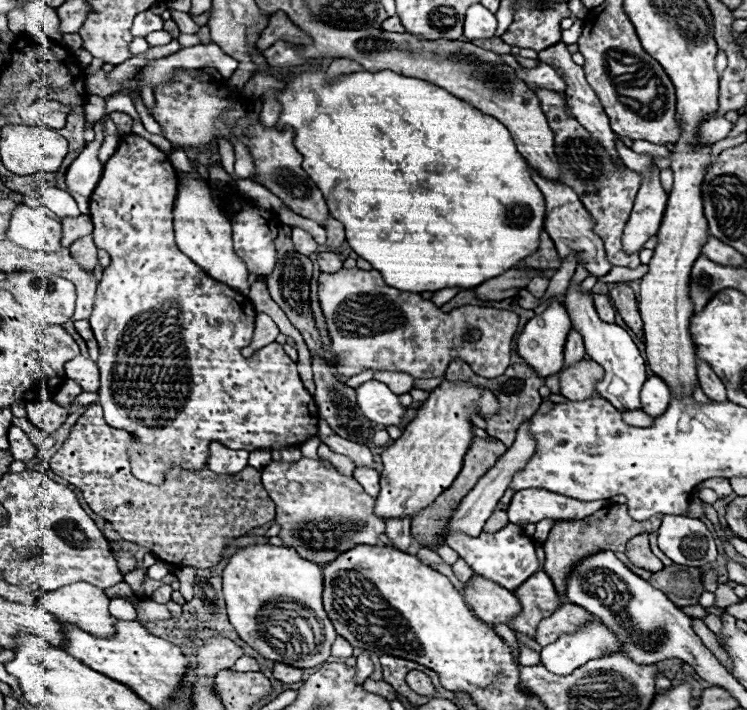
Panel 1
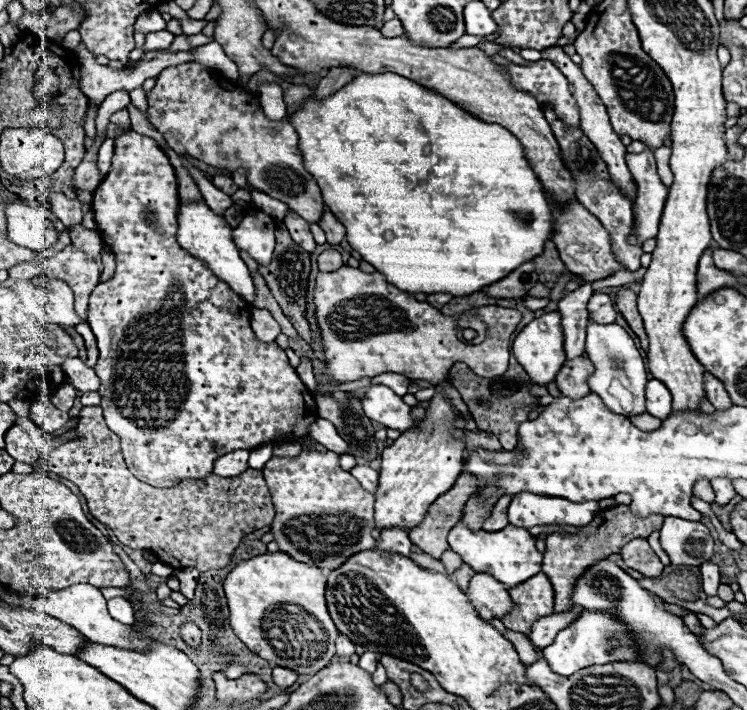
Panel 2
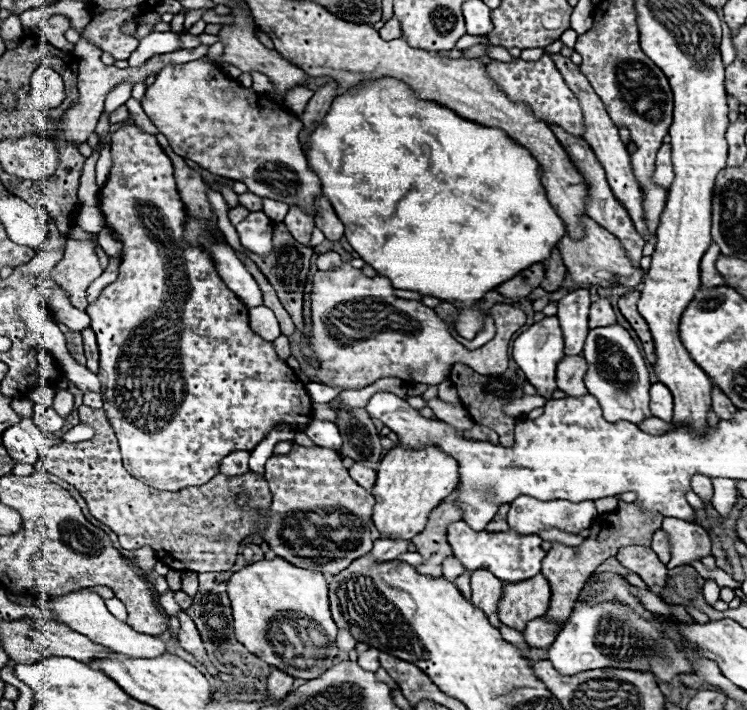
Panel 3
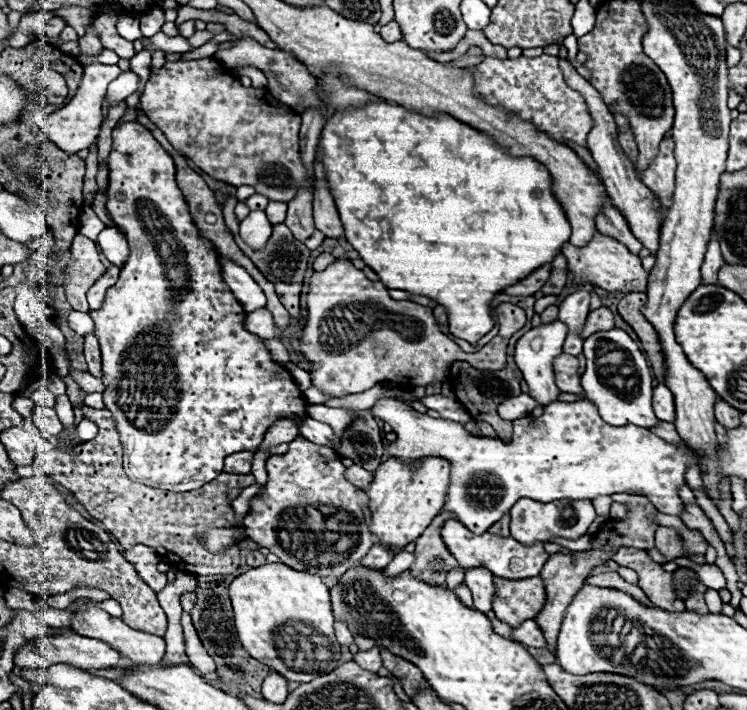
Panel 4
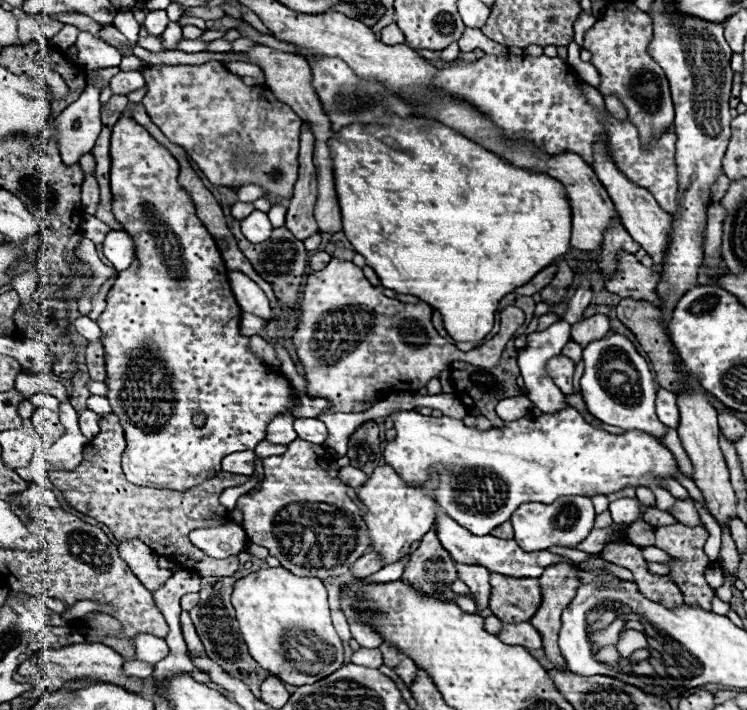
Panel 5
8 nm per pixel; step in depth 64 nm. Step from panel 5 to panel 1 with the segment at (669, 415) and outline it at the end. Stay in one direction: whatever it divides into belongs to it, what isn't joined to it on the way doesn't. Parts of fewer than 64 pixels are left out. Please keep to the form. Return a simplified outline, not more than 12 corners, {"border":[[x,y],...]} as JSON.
{"border":[[650,376],[642,388],[642,410],[656,418],[672,398],[666,382]]}

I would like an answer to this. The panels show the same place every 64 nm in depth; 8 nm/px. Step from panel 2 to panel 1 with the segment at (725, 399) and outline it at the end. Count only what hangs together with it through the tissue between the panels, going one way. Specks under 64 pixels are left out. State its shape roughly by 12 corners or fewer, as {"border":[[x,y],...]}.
{"border":[[698,362],[700,388],[710,400],[726,402],[726,388],[720,378]]}

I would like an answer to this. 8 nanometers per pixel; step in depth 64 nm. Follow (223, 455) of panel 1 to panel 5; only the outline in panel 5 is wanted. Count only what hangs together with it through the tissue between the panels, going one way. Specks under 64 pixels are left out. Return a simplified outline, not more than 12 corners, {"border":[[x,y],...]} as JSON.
{"border":[[234,452],[222,460],[222,470],[250,476],[254,452]]}

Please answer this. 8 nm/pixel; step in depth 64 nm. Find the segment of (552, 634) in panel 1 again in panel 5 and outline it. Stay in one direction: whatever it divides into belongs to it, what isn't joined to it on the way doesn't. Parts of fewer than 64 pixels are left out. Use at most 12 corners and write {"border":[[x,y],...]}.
{"border":[[502,622],[500,640],[542,648],[530,622]]}

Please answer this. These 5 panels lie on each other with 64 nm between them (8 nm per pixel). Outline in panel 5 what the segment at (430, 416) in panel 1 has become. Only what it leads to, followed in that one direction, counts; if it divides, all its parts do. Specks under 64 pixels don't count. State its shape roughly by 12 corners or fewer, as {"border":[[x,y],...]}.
{"border":[[380,466],[358,488],[370,552],[410,554],[438,504]]}

